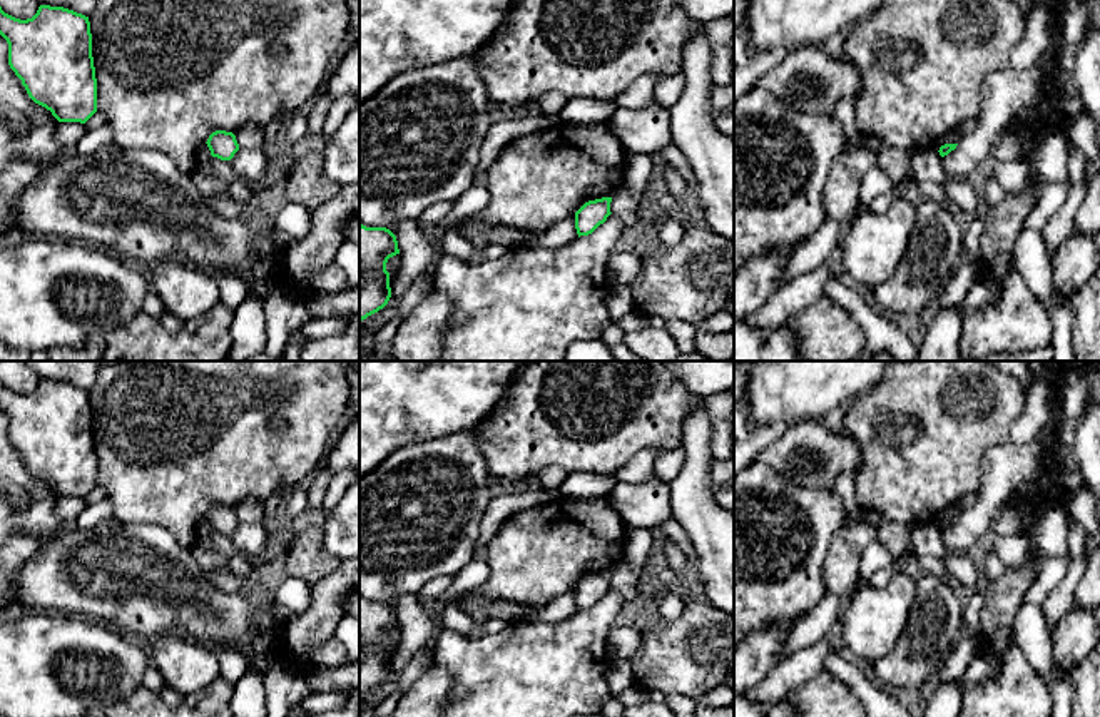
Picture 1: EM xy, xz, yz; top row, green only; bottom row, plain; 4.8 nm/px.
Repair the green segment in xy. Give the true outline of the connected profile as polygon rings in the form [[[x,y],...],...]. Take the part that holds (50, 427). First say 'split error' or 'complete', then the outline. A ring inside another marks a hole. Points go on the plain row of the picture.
complete; [[[40,379],[32,393],[20,394],[0,381],[0,409],[8,418],[8,440],[28,471],[59,496],[85,498],[97,486],[97,453],[89,391],[64,381]]]

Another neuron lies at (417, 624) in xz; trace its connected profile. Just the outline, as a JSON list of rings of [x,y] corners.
[[[400,595],[384,600],[398,615],[401,630],[401,643],[393,657],[391,670],[401,674],[413,655],[426,645],[430,638],[436,638],[441,632],[440,620],[421,603],[416,595]]]

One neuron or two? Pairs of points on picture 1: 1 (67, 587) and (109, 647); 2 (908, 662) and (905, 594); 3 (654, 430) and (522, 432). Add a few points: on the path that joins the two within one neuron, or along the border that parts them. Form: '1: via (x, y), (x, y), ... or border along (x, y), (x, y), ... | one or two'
1: border along (54, 612), (99, 622), (129, 637) | two
2: border along (916, 580), (910, 615), (888, 654) | two
3: via (621, 433), (597, 445), (577, 445), (555, 437) | one

